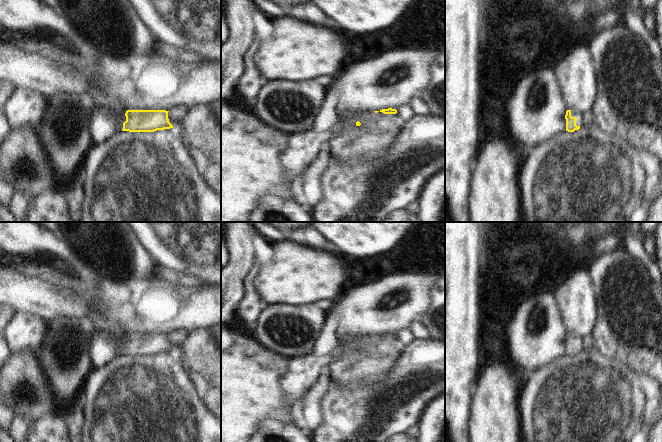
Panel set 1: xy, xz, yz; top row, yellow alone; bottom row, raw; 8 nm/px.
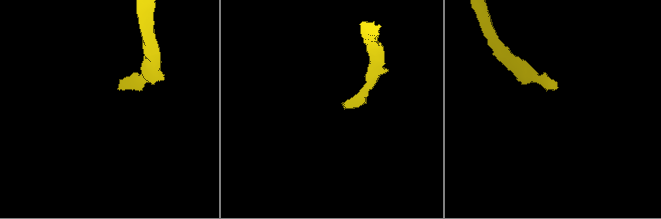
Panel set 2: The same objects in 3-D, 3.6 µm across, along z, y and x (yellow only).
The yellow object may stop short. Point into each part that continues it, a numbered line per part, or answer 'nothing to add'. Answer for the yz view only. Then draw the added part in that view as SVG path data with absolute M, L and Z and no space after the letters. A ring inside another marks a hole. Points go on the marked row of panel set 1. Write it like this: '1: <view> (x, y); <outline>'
1: yz (579, 120); M571 111L571 116L577 118L577 120L576 120L576 125L577 125L577 126L580 126L580 127L581 127L581 126L583 125L583 123L582 123L582 118L580 117L579 114L577 114L577 113L574 112L574 111Z

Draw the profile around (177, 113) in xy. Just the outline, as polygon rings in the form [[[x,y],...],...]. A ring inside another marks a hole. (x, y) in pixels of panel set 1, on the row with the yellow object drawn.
[[[178,105],[173,107],[172,109],[169,110],[168,112],[168,119],[169,122],[173,125],[174,123],[179,122],[180,120],[183,119],[185,114],[188,112],[188,108],[183,105]]]

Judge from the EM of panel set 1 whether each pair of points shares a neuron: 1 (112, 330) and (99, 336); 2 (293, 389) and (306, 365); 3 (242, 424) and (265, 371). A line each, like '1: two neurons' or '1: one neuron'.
1: two neurons
2: one neuron
3: one neuron

